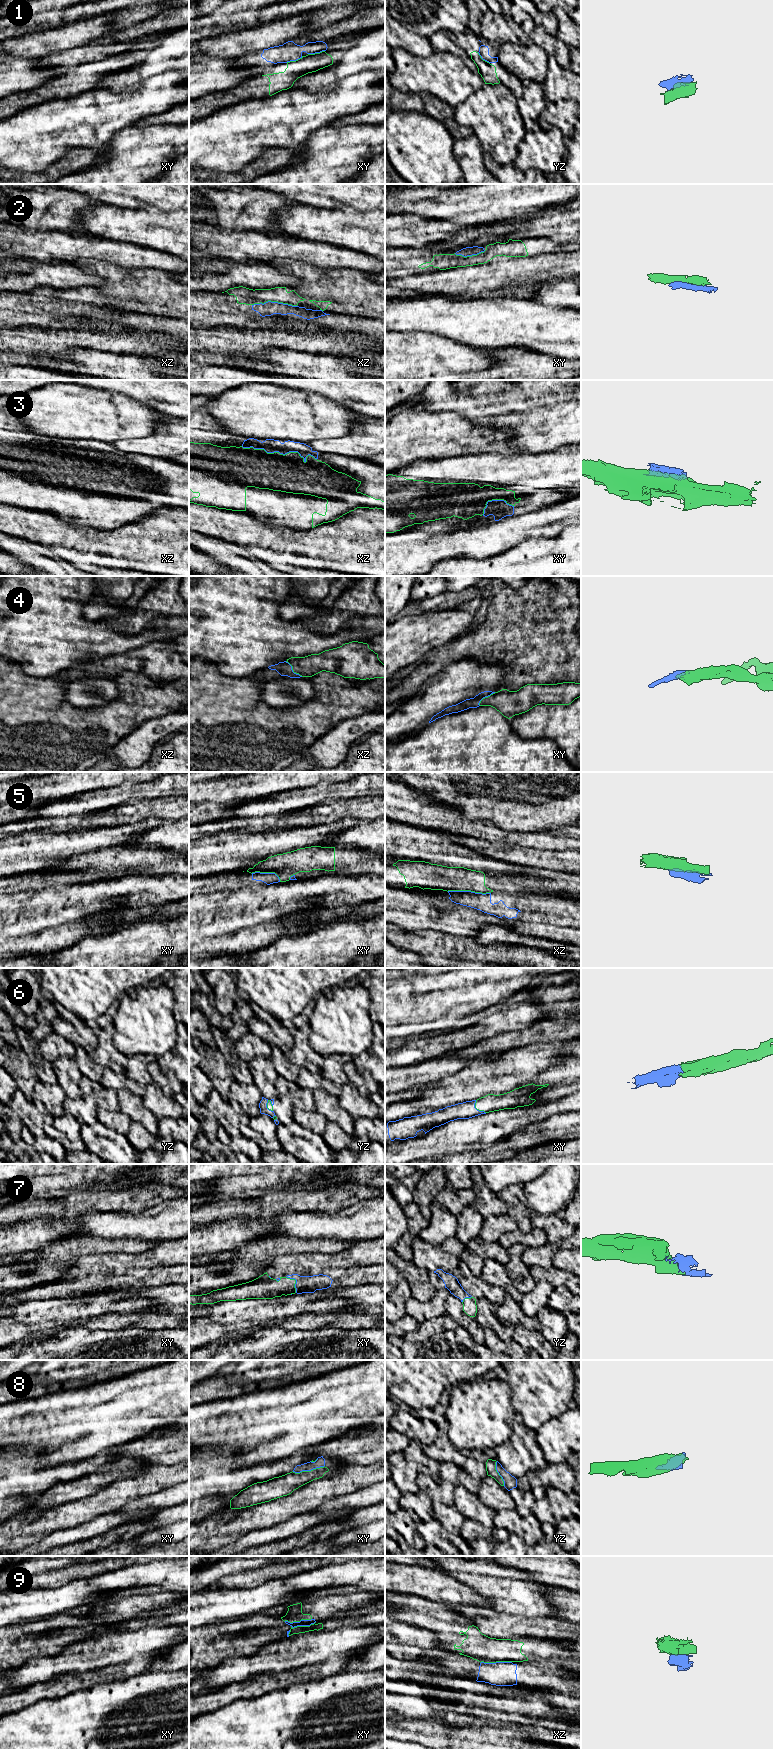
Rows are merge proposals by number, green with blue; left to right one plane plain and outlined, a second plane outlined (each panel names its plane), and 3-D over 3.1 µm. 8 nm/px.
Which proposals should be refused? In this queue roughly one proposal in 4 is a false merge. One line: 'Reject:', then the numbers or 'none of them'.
Reject: 5, 9

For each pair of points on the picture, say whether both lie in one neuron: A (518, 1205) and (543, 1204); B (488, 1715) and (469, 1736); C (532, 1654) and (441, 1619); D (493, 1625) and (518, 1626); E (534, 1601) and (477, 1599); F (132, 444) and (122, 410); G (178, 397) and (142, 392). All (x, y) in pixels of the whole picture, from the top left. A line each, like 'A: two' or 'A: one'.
A: two
B: two
C: one
D: one
E: two
F: two
G: one

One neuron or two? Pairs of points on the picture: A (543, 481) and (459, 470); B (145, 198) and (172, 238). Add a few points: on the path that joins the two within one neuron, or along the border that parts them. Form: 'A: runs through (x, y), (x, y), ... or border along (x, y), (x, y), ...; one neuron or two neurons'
A: runs through (522, 471), (480, 470); one neuron
B: border along (127, 207), (156, 206), (163, 210), (173, 211); two neurons

